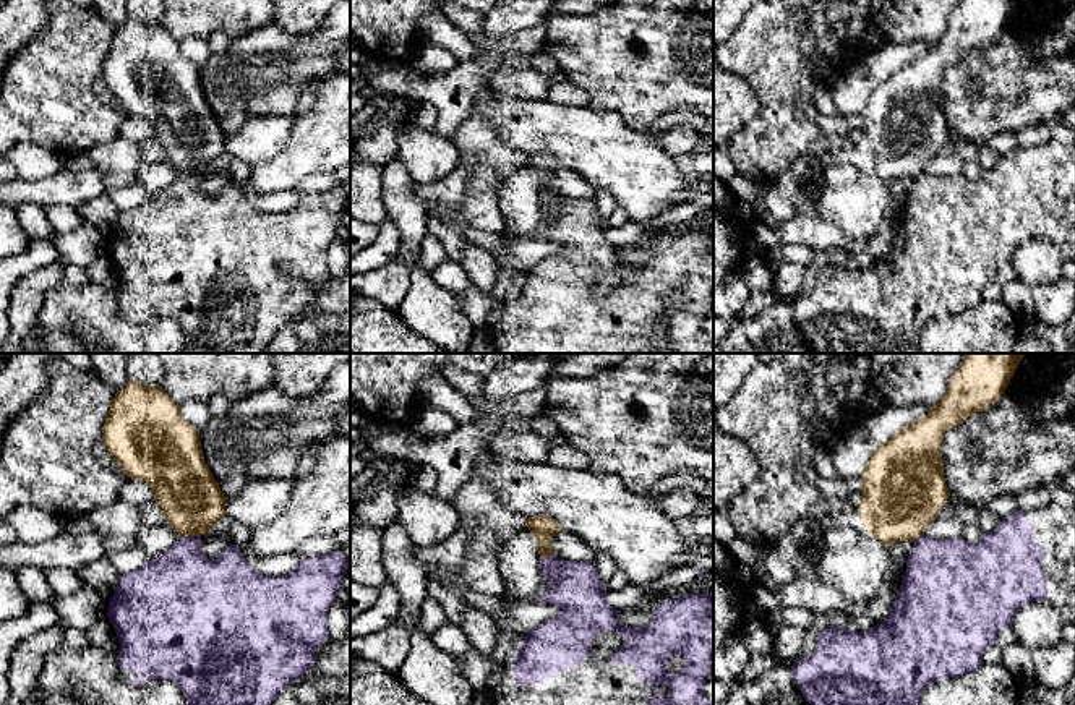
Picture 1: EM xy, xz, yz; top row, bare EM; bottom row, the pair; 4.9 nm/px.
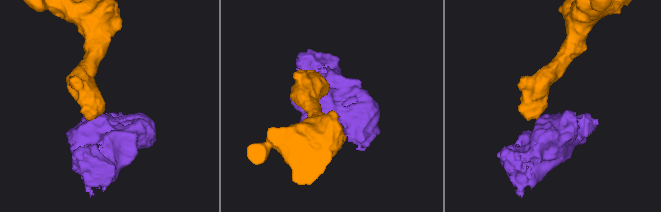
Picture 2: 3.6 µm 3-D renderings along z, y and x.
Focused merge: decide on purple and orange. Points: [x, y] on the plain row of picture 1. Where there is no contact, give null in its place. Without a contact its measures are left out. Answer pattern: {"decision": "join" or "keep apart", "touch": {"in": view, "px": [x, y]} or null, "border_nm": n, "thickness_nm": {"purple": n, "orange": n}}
{"decision": "keep apart", "touch": {"in": "xy", "px": [188, 174]}, "border_nm": 110, "thickness_nm": {"purple": 360, "orange": 300}}

